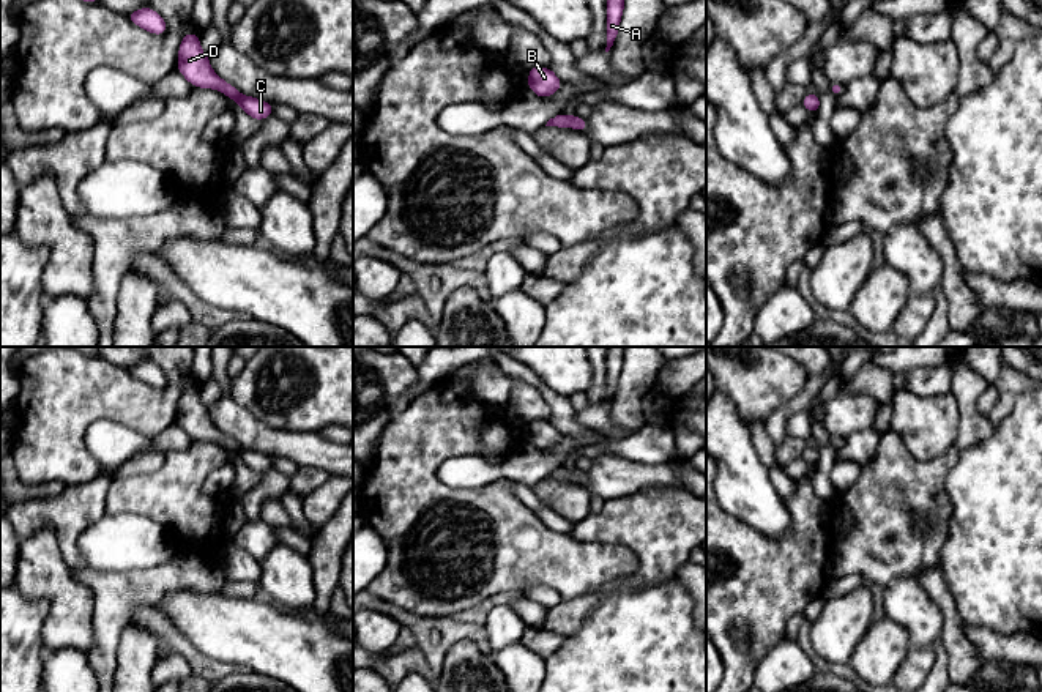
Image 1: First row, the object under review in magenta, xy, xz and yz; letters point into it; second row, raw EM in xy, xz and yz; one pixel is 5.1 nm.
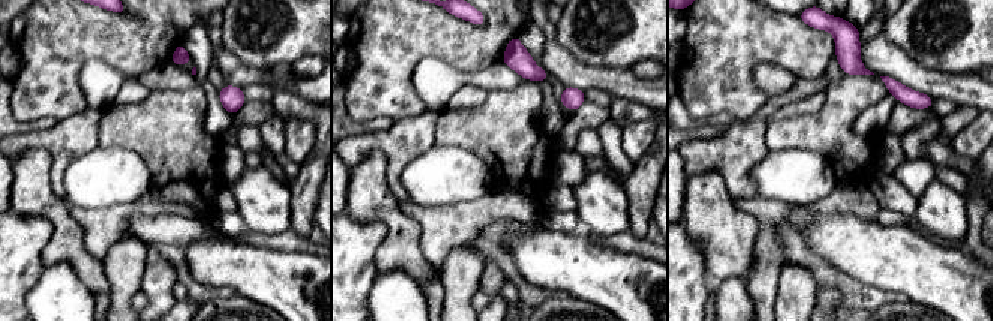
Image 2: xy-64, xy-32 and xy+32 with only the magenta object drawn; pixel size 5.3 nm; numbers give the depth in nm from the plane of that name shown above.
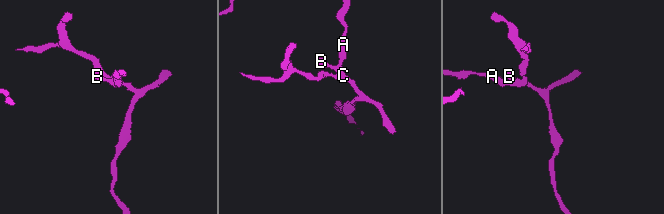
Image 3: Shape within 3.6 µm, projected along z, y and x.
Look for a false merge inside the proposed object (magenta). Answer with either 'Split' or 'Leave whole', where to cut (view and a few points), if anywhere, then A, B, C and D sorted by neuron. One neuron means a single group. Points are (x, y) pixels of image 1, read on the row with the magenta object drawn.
Leave whole. No split. Groups: A B C D

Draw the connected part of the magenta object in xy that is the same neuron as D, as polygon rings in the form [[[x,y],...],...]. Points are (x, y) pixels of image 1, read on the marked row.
[[[186,33],[178,49],[178,71],[194,87],[213,88],[224,93],[232,101],[238,102],[241,109],[252,118],[262,121],[274,113],[270,102],[254,96],[241,95],[233,85],[222,80],[210,66],[207,54],[200,47],[199,33]]]

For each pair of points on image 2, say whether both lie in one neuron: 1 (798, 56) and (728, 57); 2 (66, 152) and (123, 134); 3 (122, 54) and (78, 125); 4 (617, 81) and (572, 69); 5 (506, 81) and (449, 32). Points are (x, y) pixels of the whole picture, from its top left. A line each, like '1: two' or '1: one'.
1: one
2: two
3: two
4: one
5: two

